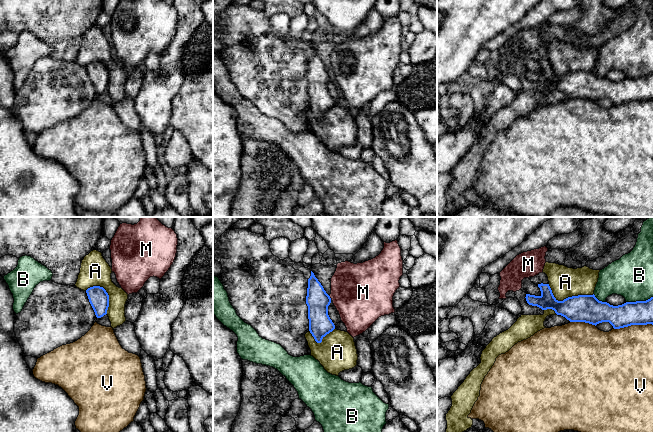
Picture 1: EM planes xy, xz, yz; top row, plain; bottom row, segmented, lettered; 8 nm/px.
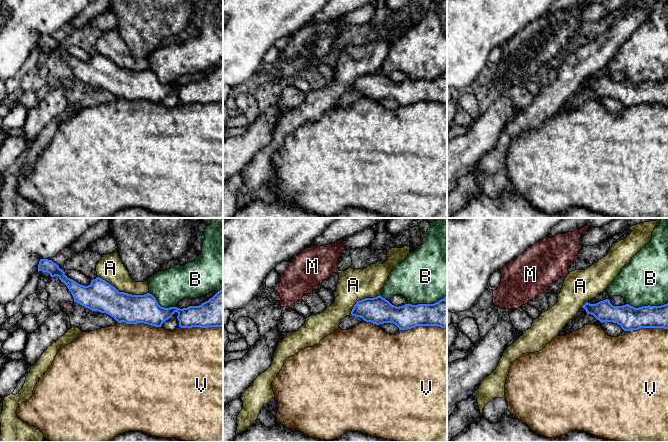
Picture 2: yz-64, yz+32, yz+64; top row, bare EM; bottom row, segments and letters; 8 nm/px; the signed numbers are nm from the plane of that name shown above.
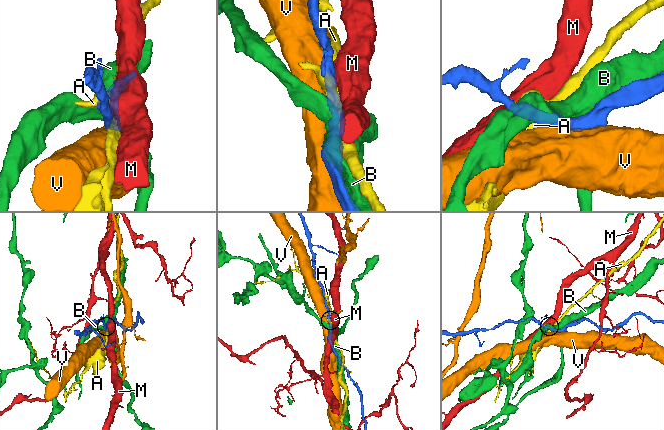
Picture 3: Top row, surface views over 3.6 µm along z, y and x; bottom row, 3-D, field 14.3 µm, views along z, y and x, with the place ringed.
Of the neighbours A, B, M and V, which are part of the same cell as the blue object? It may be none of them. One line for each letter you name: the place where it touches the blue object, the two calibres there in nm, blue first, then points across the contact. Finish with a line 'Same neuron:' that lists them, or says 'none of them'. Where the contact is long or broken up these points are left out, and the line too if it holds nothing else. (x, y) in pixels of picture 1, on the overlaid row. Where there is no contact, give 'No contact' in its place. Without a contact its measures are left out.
Same neuron: none of them

